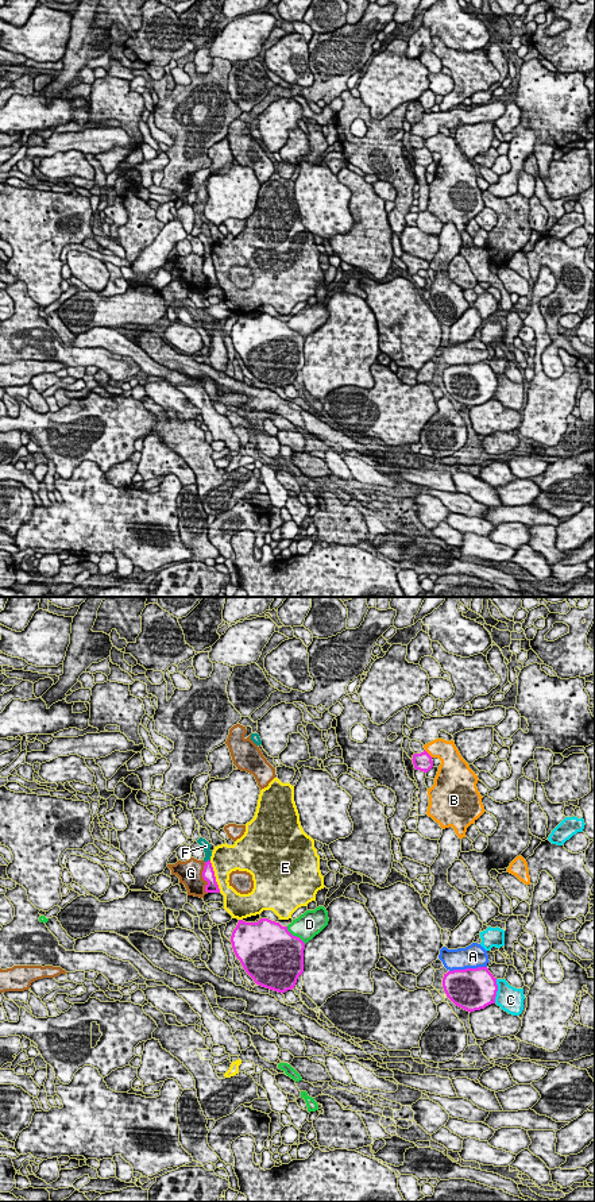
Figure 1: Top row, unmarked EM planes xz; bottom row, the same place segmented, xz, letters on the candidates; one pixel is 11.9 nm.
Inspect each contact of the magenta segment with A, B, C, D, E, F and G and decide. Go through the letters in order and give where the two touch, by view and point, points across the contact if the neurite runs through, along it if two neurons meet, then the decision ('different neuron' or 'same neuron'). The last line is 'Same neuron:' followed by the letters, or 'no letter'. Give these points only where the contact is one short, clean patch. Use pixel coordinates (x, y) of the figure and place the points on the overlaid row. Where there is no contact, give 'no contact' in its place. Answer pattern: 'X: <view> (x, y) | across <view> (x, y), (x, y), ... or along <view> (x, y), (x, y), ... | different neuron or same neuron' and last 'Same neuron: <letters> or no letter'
A: xz (467, 969) | different neuron
B: xz (427, 752) | different neuron
C: xz (497, 990) | different neuron
D: xz (296, 936) | different neuron
E: xz (215, 877) | different neuron
F: xz (208, 860) | across xz (208, 874), (208, 860), (205, 846) | same neuron
G: xz (203, 877) | different neuron
Same neuron: F

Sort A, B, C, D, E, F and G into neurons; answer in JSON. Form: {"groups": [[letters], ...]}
{"groups": [["A"], ["B"], ["C"], ["D"], ["E"], ["F"], ["G"]]}

